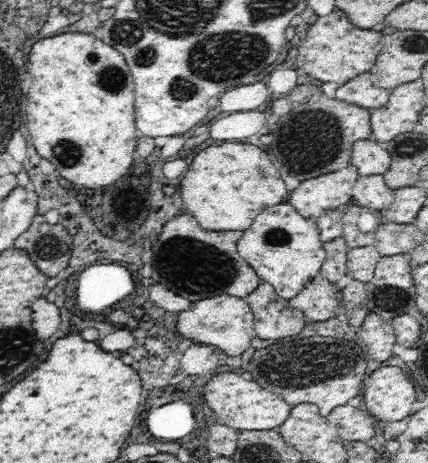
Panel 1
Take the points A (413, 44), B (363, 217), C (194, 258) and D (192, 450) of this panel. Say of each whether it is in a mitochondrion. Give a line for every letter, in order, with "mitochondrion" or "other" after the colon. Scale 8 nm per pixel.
A: mitochondrion
B: other
C: mitochondrion
D: other

